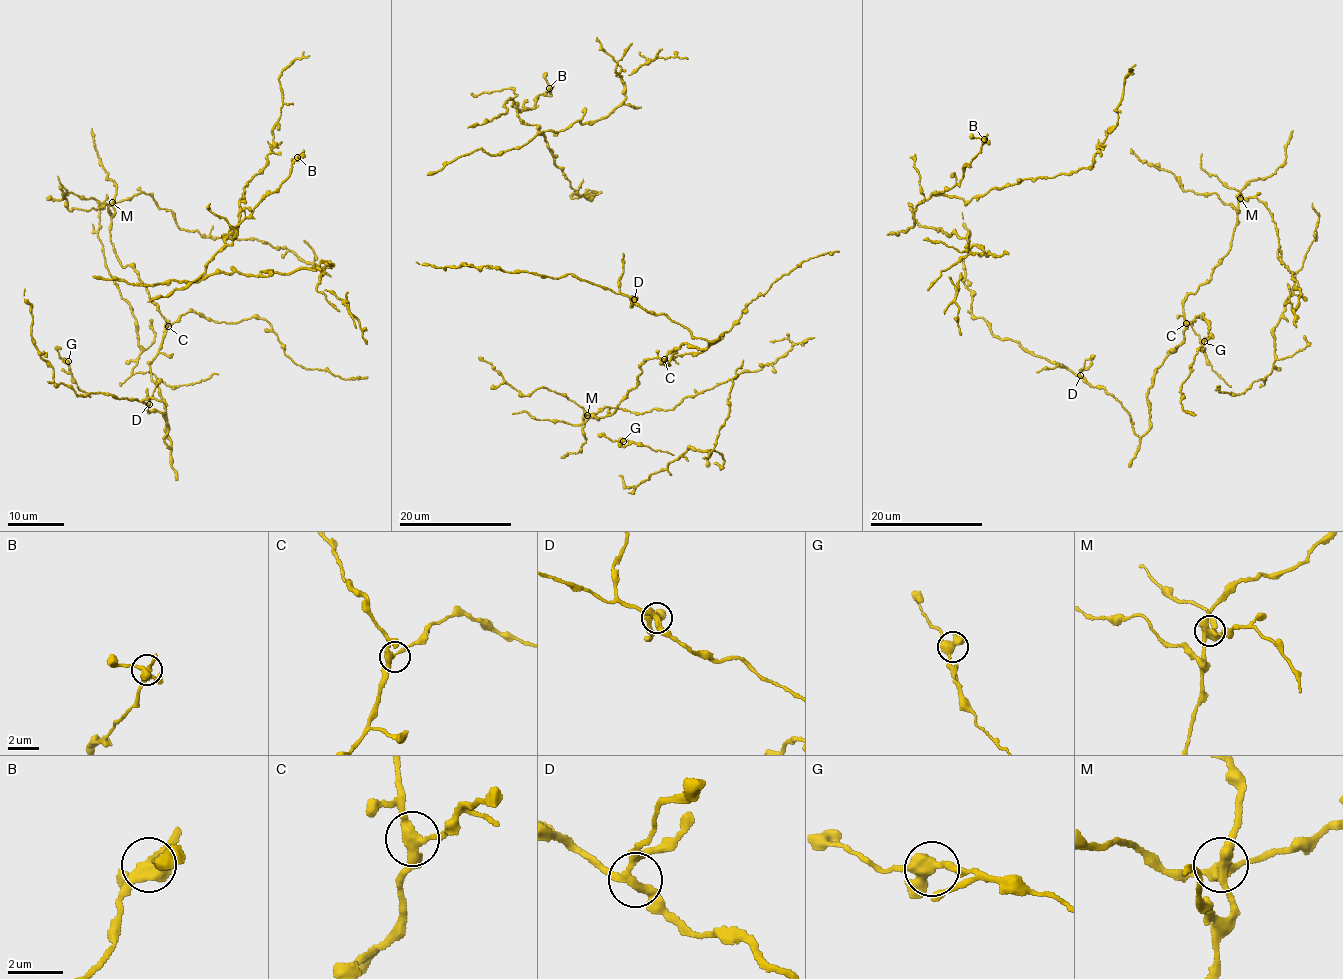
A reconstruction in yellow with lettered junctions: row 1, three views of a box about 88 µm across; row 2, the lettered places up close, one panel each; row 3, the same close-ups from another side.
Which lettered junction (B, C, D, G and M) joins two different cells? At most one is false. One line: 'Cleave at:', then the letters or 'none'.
Cleave at: M

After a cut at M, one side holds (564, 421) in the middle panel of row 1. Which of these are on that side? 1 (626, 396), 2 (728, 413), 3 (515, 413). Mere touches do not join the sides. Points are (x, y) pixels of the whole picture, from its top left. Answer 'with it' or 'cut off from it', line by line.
1: cut off from it
2: cut off from it
3: with it

